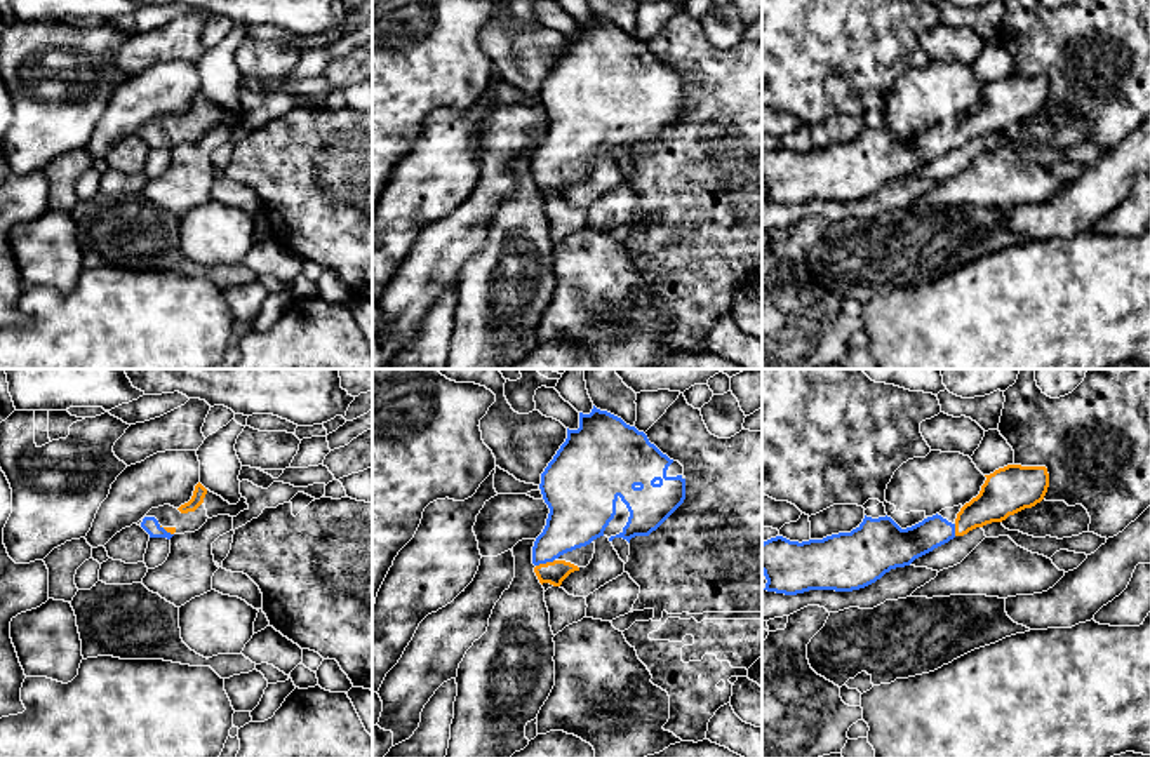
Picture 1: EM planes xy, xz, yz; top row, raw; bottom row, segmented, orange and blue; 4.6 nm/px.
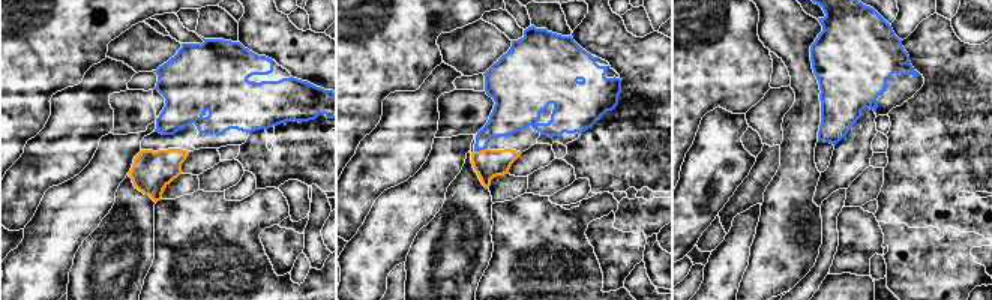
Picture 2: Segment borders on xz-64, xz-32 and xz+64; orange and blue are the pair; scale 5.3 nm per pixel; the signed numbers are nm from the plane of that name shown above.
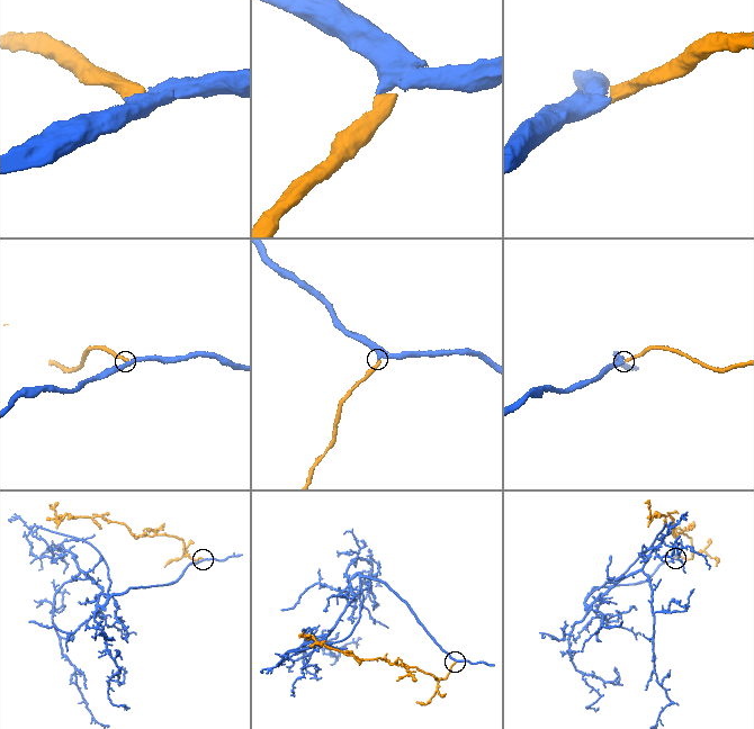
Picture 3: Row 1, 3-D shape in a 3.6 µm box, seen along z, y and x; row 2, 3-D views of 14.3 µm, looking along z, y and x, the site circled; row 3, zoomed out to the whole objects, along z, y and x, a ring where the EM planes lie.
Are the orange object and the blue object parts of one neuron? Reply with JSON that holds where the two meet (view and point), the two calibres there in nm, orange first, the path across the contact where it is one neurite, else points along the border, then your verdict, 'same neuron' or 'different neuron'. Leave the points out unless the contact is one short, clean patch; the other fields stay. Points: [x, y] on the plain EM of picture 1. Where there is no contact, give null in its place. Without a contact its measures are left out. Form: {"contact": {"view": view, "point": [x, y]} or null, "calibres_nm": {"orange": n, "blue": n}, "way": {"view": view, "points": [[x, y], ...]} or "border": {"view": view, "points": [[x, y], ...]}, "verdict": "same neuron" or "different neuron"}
{"contact": {"view": "xz", "point": [547, 173]}, "calibres_nm": {"orange": 110, "blue": 260}, "way": {"view": "xz", "points": [[554, 183], [547, 173], [547, 159], [576, 127]]}, "verdict": "same neuron"}

